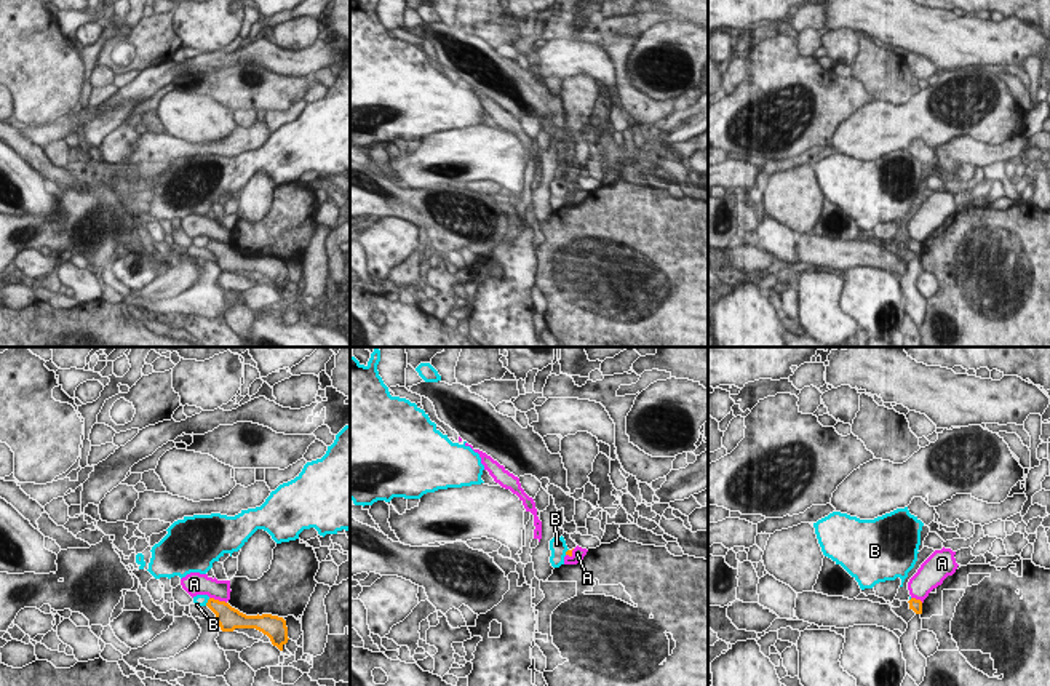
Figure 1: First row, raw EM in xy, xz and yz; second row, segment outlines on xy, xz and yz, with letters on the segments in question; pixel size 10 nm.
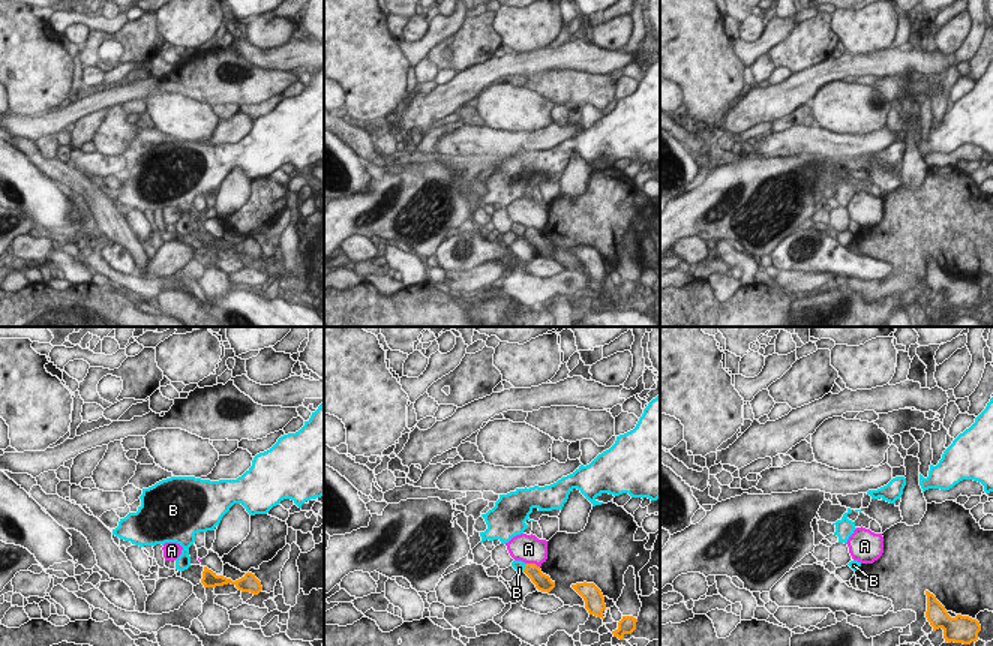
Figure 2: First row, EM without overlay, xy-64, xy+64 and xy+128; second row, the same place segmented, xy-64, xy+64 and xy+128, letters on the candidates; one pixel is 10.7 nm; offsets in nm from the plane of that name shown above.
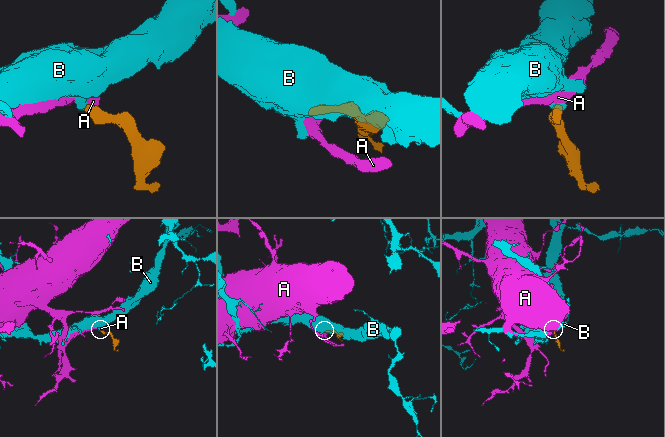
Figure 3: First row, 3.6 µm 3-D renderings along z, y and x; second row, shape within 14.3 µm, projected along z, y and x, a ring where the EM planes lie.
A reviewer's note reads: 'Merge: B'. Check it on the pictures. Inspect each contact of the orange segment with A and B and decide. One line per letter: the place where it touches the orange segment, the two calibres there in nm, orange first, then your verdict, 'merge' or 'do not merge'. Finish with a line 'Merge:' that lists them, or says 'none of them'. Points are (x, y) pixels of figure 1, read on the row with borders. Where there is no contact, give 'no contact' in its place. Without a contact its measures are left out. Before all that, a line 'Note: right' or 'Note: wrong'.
Note: wrong
A: meets orange in xy at (218, 600); 240 nm thick on the orange side, 220 nm on the other; do not merge
B: meets orange in xy at (208, 602); 240 nm thick on the orange side, 130 nm on the other; do not merge
Merge: none of them

